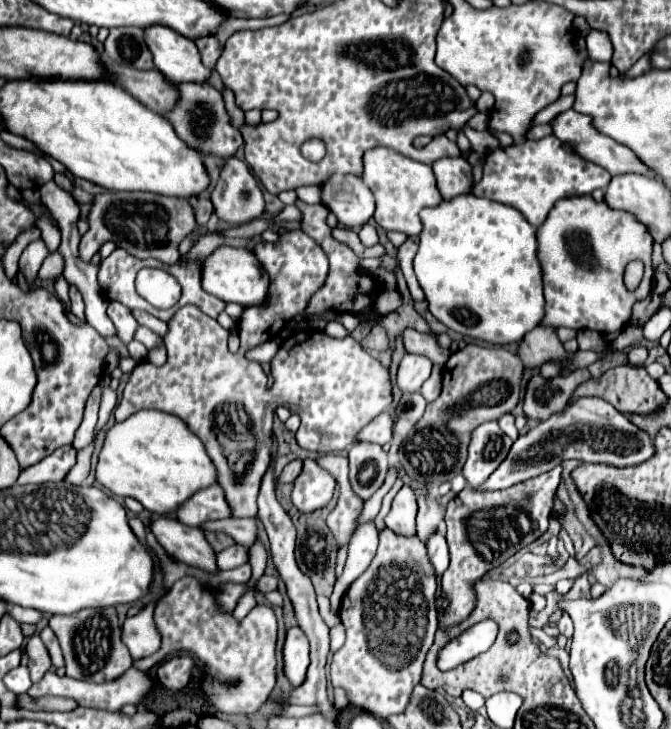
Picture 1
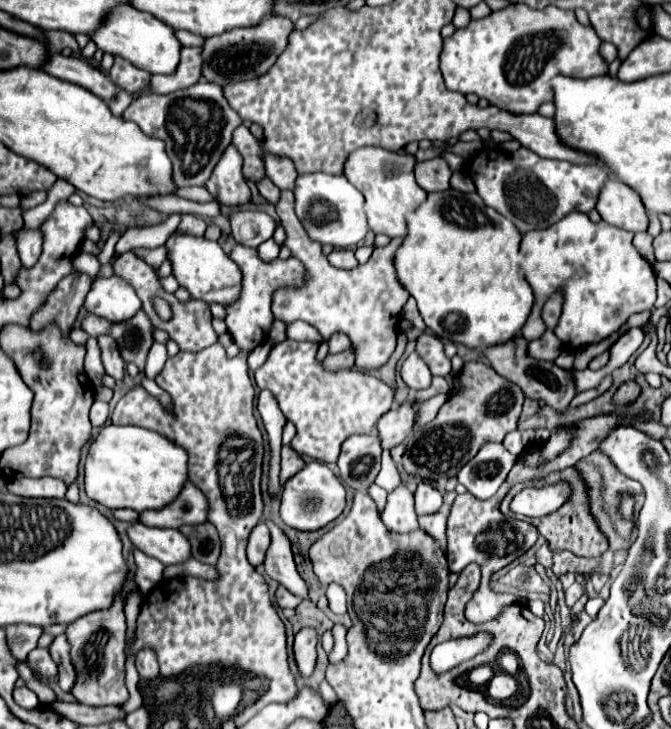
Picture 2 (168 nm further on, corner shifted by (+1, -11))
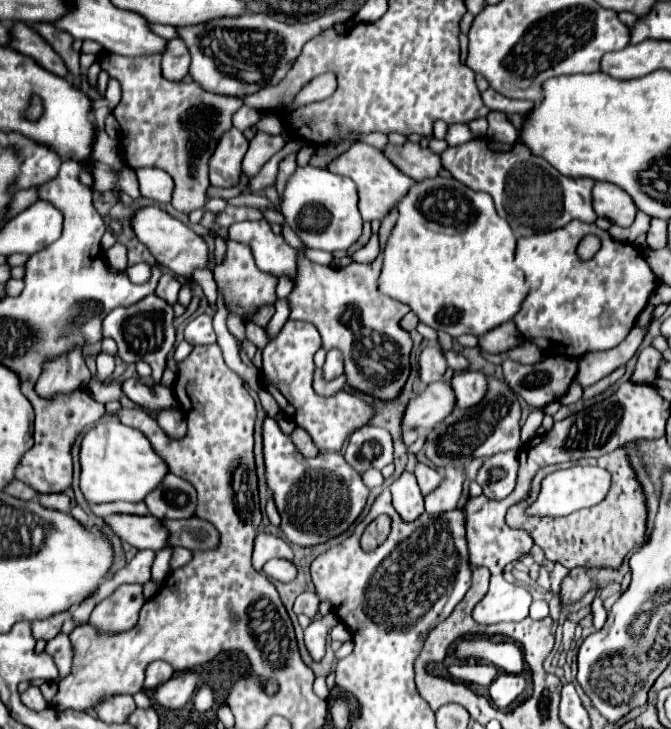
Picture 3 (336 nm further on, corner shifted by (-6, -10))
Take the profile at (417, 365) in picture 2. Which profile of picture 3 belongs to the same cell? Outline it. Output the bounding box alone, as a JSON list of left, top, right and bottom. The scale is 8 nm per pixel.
[418,345,446,383]

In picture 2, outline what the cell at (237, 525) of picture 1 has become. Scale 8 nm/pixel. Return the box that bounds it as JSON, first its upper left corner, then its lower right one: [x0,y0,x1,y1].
[247,522,271,568]

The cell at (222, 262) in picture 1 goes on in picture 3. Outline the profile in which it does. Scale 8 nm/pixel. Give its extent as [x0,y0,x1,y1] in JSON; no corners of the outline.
[132,205,208,279]

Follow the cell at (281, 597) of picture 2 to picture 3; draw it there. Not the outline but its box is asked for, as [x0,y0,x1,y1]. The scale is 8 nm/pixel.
[294,593,320,617]

